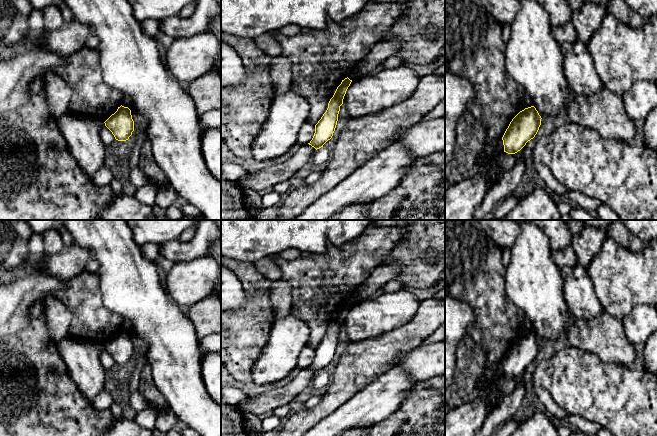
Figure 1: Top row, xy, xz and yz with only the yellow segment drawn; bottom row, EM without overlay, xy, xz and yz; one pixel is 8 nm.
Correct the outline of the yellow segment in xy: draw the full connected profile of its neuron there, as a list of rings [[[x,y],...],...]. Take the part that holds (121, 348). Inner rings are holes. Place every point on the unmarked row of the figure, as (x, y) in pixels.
[[[122,329],[104,347],[118,365],[128,364],[134,355],[131,334]]]

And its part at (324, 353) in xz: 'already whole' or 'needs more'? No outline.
already whole

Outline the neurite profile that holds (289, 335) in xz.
[[[294,314],[275,318],[269,340],[253,365],[253,382],[266,385],[287,378],[309,336],[309,327]]]

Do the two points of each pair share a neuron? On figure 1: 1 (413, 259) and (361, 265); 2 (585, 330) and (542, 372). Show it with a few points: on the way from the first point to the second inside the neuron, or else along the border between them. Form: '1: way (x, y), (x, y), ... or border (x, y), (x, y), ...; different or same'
1: border (396, 244), (380, 264); different
2: border (567, 344), (592, 353); different

